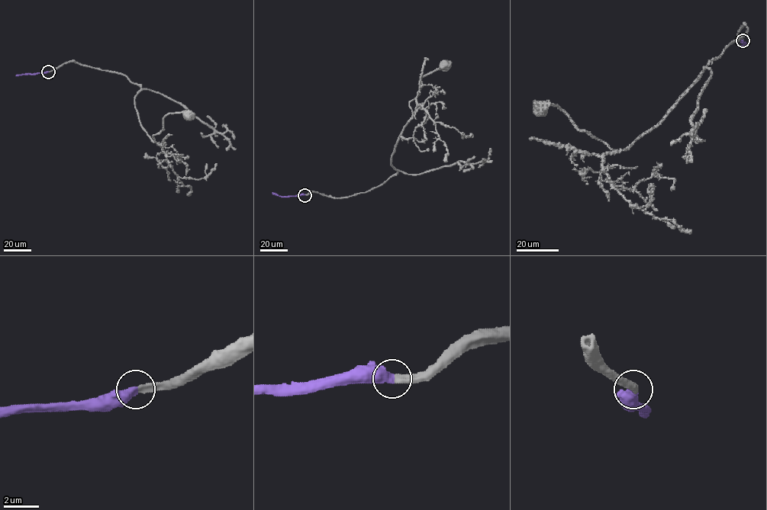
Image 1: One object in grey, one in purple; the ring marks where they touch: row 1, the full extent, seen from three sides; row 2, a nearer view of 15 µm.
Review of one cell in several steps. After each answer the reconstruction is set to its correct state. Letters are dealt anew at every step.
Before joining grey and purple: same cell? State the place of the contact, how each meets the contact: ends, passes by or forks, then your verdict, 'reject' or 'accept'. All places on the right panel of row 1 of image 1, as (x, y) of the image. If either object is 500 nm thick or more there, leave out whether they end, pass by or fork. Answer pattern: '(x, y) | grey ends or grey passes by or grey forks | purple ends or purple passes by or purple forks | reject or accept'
(742, 40) | accept

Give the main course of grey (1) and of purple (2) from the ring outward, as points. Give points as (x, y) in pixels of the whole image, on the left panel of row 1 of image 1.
1: (48, 72), (75, 62), (125, 75), (140, 85), (134, 105), (155, 142), (166, 114), (189, 115)
2: (48, 72), (15, 76)

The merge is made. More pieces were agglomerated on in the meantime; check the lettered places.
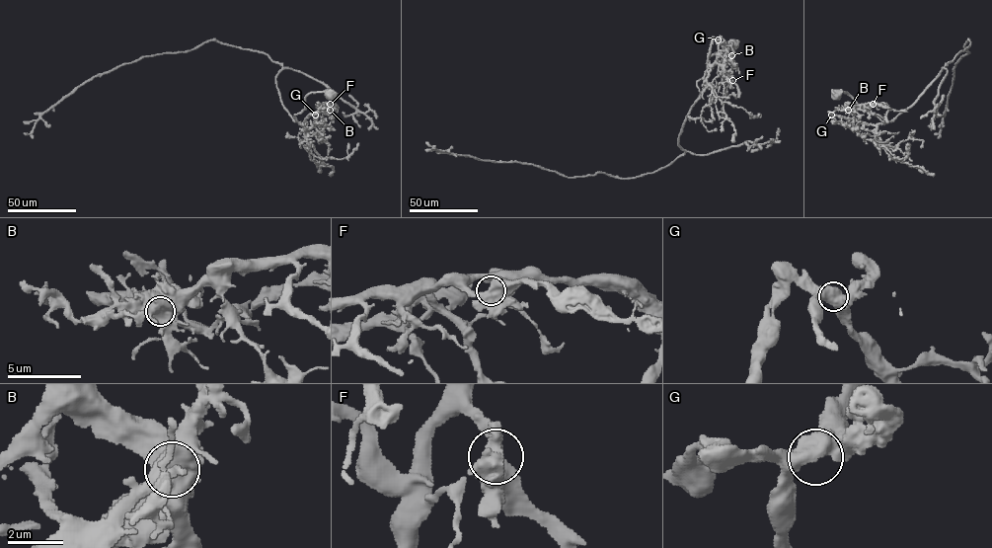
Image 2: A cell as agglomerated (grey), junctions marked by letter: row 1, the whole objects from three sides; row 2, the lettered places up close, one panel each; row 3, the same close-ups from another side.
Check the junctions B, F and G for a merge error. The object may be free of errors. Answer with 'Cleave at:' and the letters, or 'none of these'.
Cleave at: B

